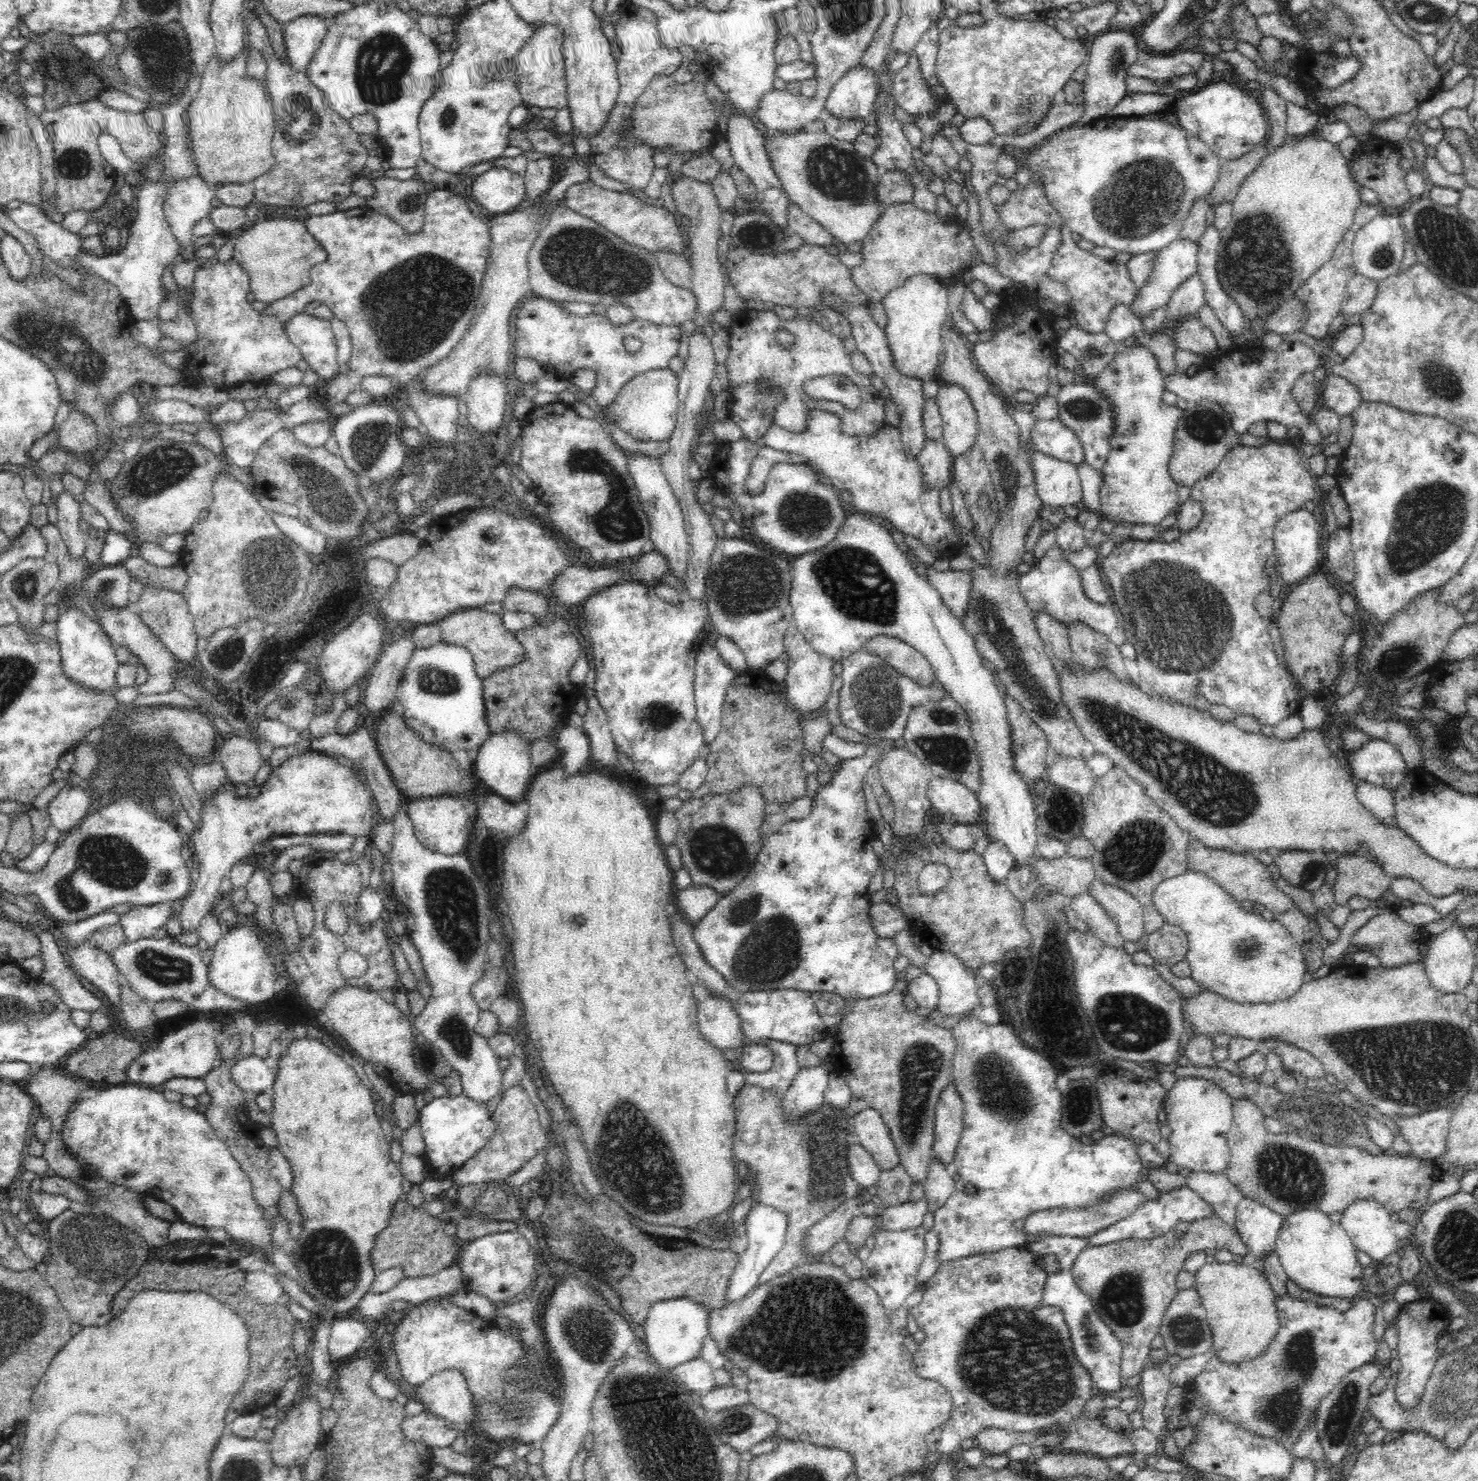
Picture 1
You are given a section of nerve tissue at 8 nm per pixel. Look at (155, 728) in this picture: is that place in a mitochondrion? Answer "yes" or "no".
yes

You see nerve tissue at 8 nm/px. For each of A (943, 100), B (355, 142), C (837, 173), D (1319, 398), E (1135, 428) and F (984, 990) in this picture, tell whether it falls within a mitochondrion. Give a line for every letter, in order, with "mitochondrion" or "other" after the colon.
A: other
B: other
C: mitochondrion
D: other
E: mitochondrion
F: other

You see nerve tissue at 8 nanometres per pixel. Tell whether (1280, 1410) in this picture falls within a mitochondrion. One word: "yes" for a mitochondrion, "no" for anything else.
yes

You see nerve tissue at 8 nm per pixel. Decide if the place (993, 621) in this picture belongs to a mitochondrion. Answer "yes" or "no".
yes

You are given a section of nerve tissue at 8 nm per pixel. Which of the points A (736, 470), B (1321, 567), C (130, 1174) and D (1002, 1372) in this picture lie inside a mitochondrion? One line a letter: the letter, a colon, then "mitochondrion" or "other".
A: other
B: other
C: mitochondrion
D: mitochondrion

